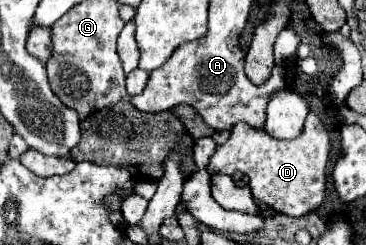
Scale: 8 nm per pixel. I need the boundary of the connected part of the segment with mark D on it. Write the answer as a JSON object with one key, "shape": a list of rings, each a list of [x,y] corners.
{"shape":[[[311,111],[305,119],[303,131],[291,141],[279,141],[263,129],[255,129],[239,121],[231,129],[227,143],[217,147],[211,159],[211,173],[233,175],[241,171],[249,177],[249,187],[259,205],[271,207],[289,217],[301,217],[323,203],[326,188],[326,167],[331,147],[329,132],[321,119]]]}

